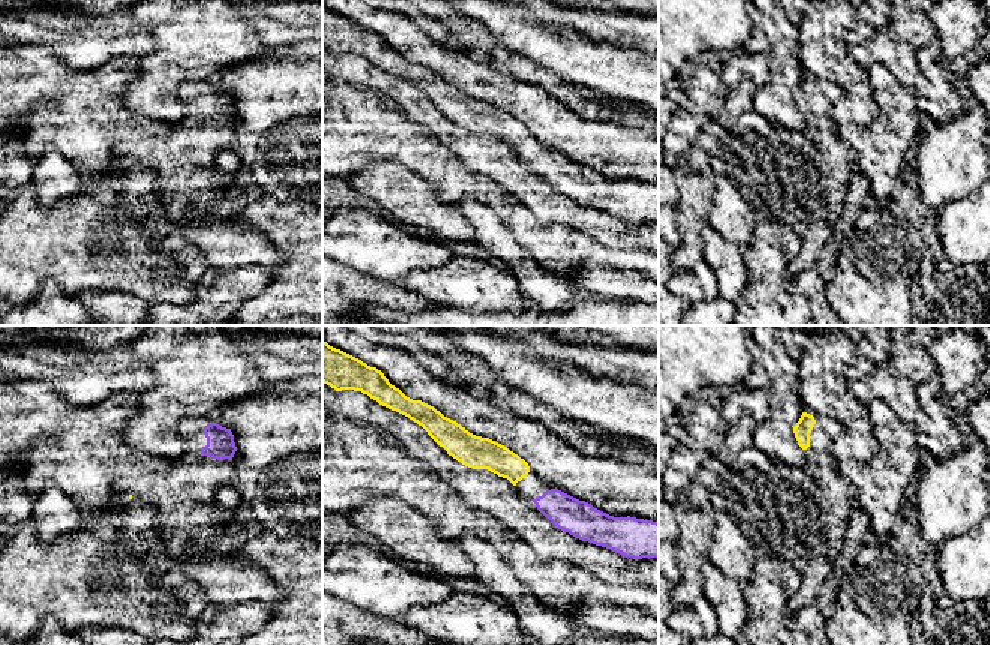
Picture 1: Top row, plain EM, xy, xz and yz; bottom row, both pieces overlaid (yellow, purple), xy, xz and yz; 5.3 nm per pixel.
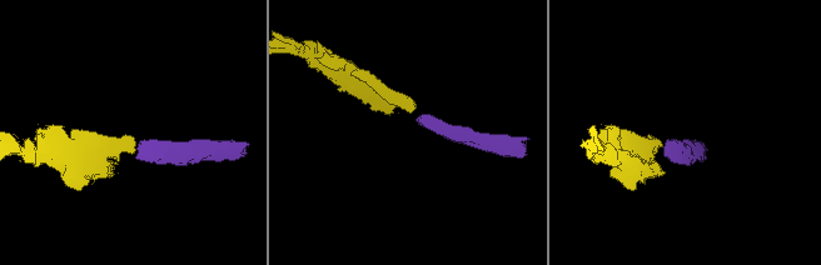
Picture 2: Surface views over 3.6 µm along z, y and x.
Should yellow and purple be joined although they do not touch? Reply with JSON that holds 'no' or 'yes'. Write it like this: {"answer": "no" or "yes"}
{"answer": "yes"}

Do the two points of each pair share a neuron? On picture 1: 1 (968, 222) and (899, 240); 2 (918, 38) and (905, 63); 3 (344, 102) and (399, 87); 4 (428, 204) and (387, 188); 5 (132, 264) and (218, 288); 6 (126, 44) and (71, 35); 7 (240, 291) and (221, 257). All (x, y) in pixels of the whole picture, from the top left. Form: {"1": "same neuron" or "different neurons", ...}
{"1": "different neurons", "2": "different neurons", "3": "different neurons", "4": "same neuron", "5": "different neurons", "6": "same neuron", "7": "different neurons"}

